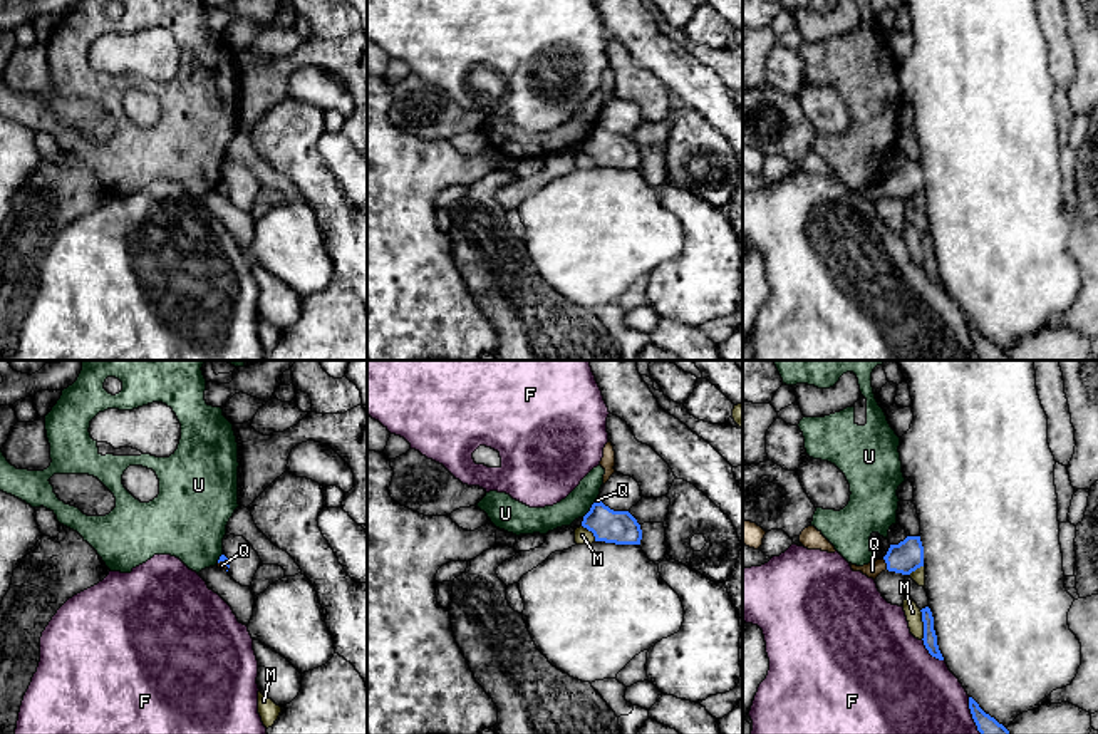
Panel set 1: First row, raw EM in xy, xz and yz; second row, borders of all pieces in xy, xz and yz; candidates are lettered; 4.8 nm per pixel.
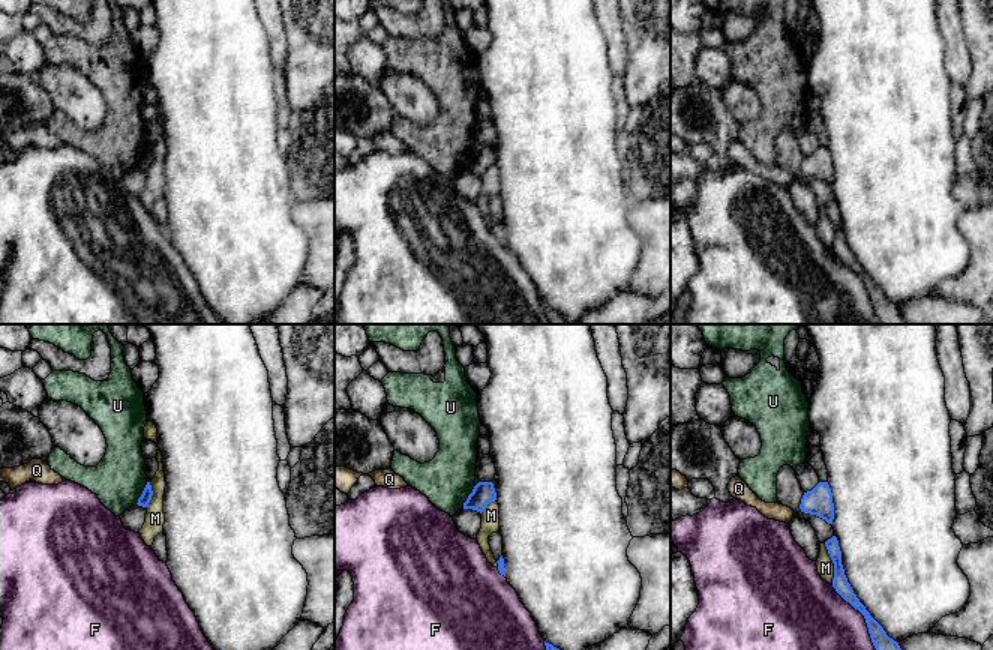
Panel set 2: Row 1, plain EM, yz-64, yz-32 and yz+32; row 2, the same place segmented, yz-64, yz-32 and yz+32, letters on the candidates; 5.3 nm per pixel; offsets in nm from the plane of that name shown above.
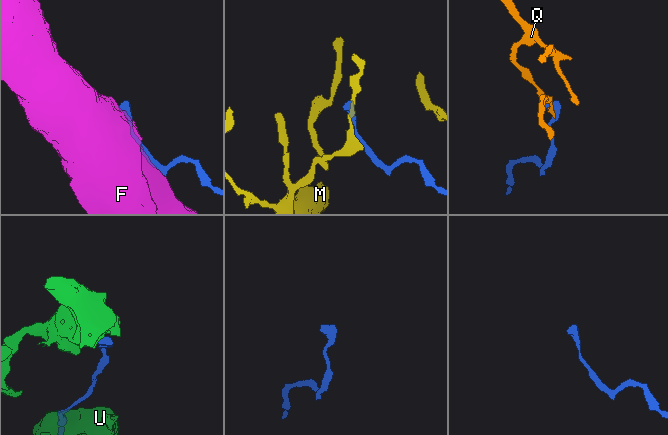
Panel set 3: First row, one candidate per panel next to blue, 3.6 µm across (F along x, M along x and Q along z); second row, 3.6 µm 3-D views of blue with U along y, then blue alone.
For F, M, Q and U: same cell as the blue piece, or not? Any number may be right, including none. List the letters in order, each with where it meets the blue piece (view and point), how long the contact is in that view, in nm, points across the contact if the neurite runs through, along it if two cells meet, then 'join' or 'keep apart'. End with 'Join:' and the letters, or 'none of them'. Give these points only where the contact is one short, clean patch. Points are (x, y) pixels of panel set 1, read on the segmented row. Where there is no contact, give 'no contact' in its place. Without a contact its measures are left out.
F: contact yz (929, 652); length 150 nm; keep apart
M: contact yz (924, 625); length 140 nm; keep apart
Q: contact yz (885, 562); length 60 nm; way yz (906, 557), (885, 562), (872, 570); join
U: contact xz (590, 510); length 100 nm; keep apart
Join: Q

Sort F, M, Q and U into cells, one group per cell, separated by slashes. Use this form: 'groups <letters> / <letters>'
groups F / M / Q / U

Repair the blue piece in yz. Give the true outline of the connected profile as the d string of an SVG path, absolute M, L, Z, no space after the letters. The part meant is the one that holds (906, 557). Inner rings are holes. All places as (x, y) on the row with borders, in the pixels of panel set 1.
M907 536L899 545L890 545L887 555L882 560L863 566L850 563L850 566L853 571L862 571L873 580L885 570L910 575L917 568L924 566L924 546L920 536Z

